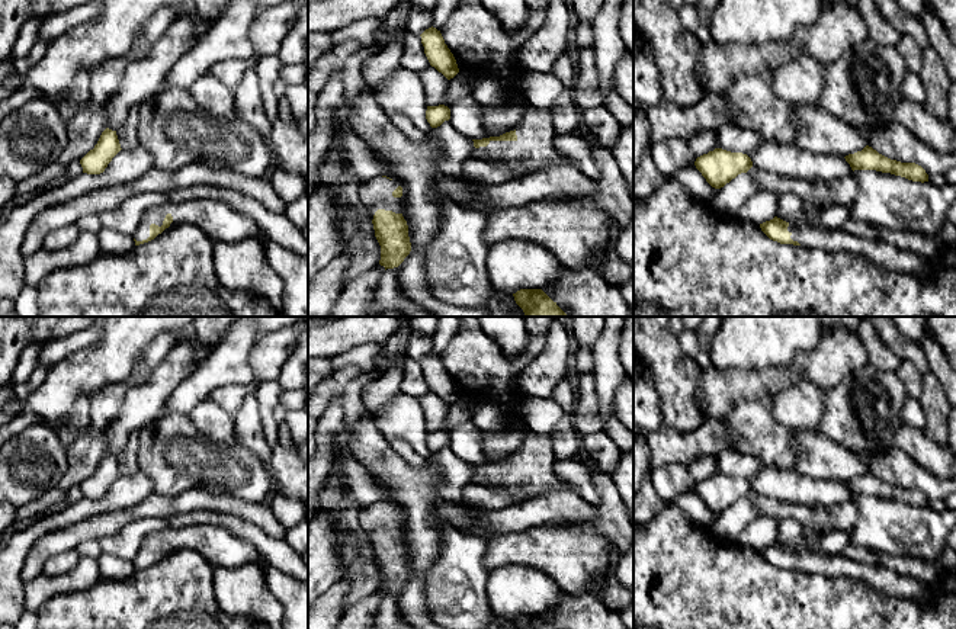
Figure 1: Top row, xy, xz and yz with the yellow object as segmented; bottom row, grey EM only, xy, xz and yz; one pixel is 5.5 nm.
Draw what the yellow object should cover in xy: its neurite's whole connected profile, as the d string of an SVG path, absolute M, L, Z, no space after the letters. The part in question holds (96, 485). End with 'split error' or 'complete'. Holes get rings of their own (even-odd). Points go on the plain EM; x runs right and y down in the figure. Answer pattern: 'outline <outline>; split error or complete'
outline M106 453L97 469L81 485L83 498L100 500L105 497L112 484L121 476L116 456Z; complete

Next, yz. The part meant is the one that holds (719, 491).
outline M715 474L697 482L694 491L712 513L721 514L738 500L747 498L753 487L747 479Z; complete

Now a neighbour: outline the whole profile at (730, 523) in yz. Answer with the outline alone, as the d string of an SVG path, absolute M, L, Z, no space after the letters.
M741 498L724 513L719 514L716 523L712 526L715 535L729 543L737 543L740 533L758 517L757 508L748 498Z

